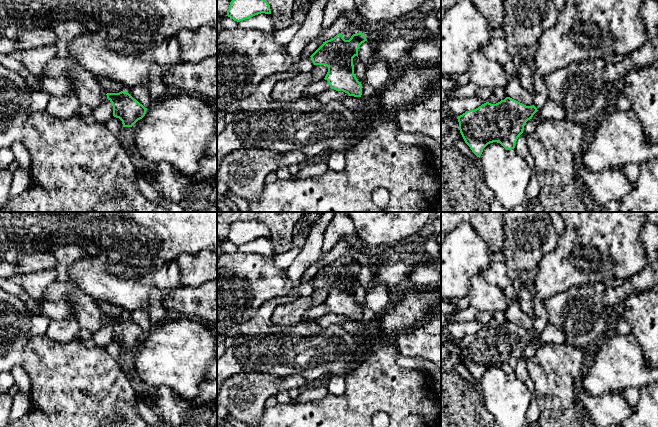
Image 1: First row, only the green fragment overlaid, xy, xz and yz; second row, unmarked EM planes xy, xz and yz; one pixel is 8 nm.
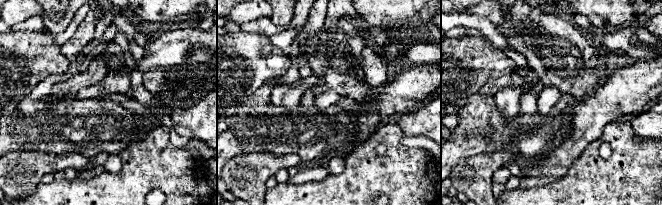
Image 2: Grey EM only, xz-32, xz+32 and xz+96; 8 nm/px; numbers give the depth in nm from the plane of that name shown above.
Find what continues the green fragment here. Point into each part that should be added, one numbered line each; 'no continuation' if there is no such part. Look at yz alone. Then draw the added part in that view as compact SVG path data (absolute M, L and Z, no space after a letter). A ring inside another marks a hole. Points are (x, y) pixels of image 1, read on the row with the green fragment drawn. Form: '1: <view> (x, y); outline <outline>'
1: yz (540, 95); outline M534 74L534 106L537 110L543 108L547 102L547 88L544 80L544 76Z

